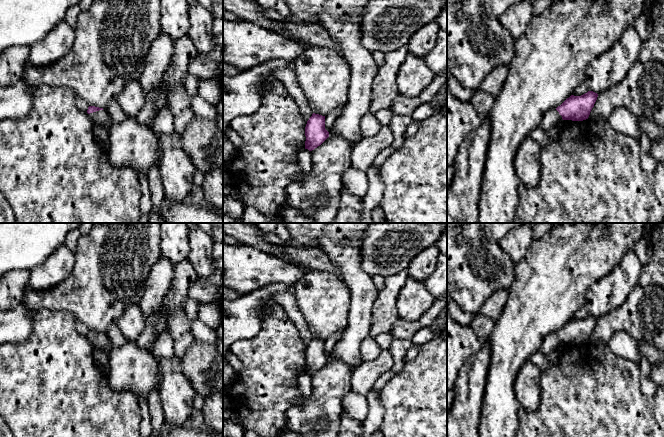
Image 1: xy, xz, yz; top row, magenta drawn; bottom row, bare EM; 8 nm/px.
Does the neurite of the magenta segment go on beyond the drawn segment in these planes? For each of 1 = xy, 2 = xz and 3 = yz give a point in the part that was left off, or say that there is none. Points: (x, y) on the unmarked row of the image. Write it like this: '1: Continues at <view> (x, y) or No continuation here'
1: Continues at xy (102, 342)
2: No continuation here
3: Continues at yz (550, 344)

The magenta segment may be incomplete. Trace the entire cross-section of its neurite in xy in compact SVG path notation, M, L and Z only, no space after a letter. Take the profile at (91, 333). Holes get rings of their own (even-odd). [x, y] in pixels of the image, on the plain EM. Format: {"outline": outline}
{"outline": "M89 330L87 337L95 349L109 353L114 348L108 336L103 332Z"}

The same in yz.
{"outline": "M588 315L581 320L571 319L556 333L550 333L542 342L539 352L549 355L556 351L561 343L583 345L588 343L598 318Z"}

